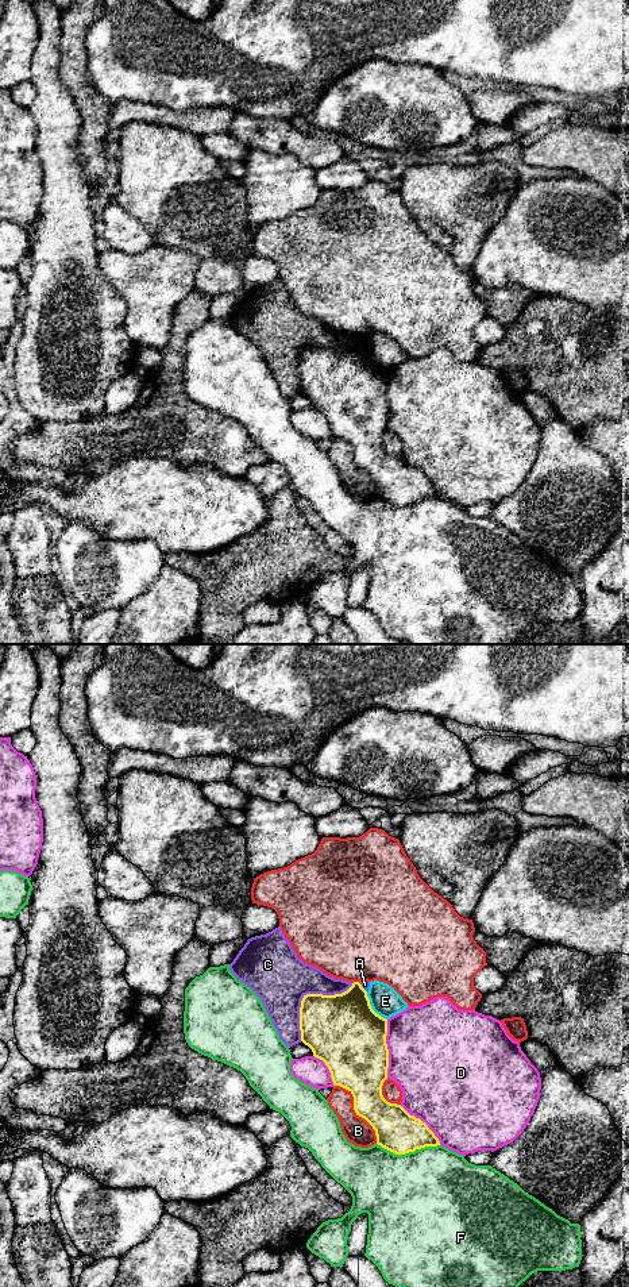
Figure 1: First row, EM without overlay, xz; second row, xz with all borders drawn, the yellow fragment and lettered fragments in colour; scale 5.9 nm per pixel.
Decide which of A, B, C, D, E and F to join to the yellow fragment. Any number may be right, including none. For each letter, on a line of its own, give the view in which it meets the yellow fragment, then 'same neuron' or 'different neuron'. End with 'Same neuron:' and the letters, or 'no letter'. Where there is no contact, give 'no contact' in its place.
A: meets yellow in xz; different neuron
B: meets yellow in xz; different neuron
C: meets yellow in xz; different neuron
D: meets yellow in xz; different neuron
E: meets yellow in xz; different neuron
F: meets yellow in xz; different neuron
Same neuron: no letter

